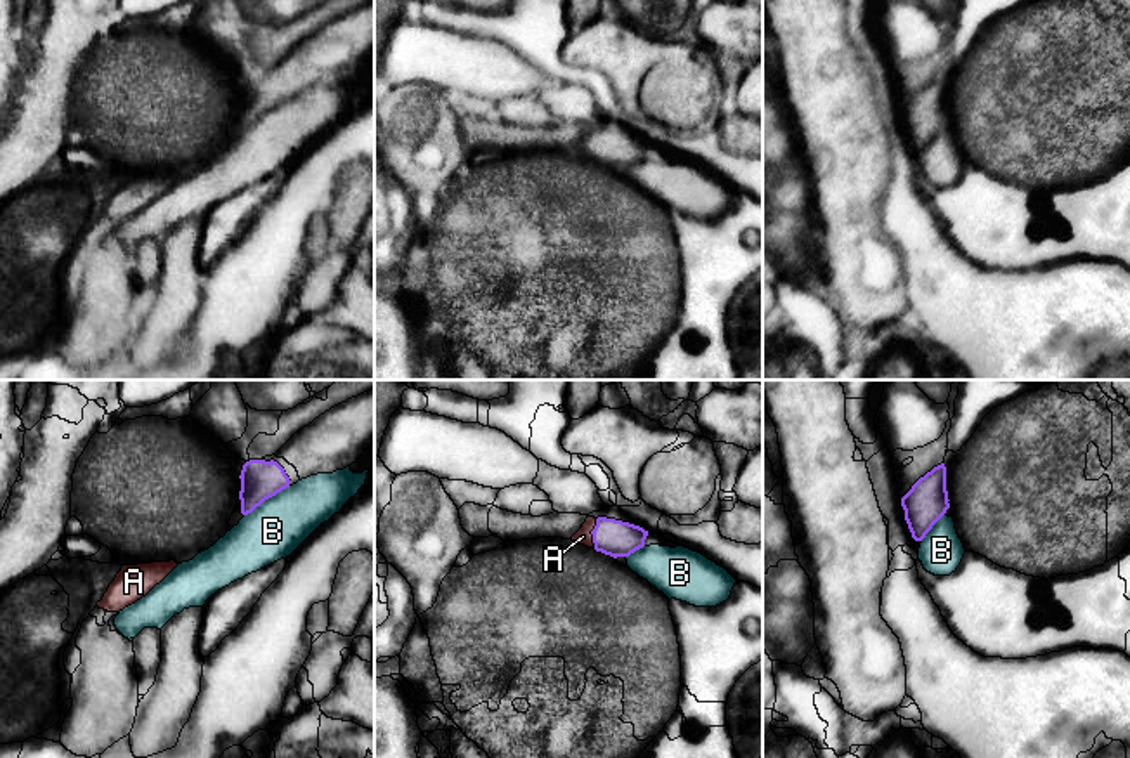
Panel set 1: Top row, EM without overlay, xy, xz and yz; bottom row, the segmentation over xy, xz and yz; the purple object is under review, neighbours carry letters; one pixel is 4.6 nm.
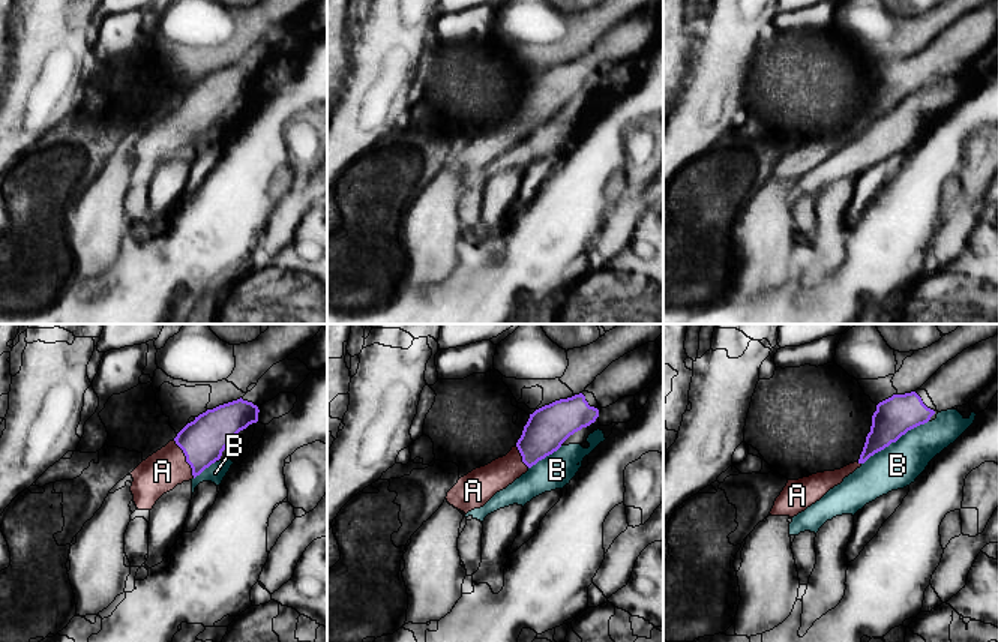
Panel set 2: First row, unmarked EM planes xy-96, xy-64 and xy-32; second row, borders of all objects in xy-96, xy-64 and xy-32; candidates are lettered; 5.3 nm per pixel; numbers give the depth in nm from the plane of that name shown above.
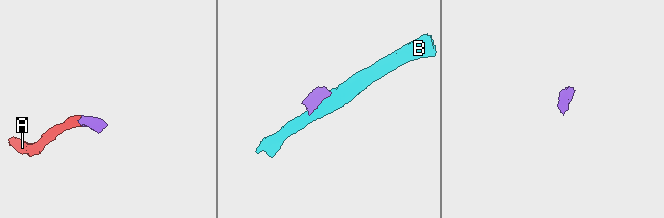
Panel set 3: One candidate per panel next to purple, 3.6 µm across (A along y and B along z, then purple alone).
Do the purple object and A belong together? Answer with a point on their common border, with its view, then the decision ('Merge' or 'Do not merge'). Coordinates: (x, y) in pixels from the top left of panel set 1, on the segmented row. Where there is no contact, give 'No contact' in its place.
Touches purple at xz (591, 533). Merge

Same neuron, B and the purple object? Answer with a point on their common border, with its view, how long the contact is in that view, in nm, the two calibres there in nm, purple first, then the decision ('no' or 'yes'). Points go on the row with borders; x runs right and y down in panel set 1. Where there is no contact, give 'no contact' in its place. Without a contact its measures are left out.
xy (267, 498) | 260 nm | 180/260 nm | no

